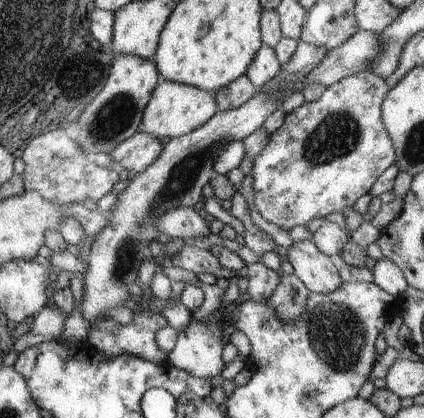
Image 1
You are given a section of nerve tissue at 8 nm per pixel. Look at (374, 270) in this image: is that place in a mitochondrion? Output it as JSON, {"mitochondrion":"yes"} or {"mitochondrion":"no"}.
{"mitochondrion":"no"}

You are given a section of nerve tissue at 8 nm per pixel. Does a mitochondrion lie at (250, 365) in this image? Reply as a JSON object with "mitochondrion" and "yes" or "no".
{"mitochondrion":"no"}

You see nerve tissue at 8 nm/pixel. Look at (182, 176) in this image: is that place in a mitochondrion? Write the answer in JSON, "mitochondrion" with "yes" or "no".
{"mitochondrion":"yes"}

